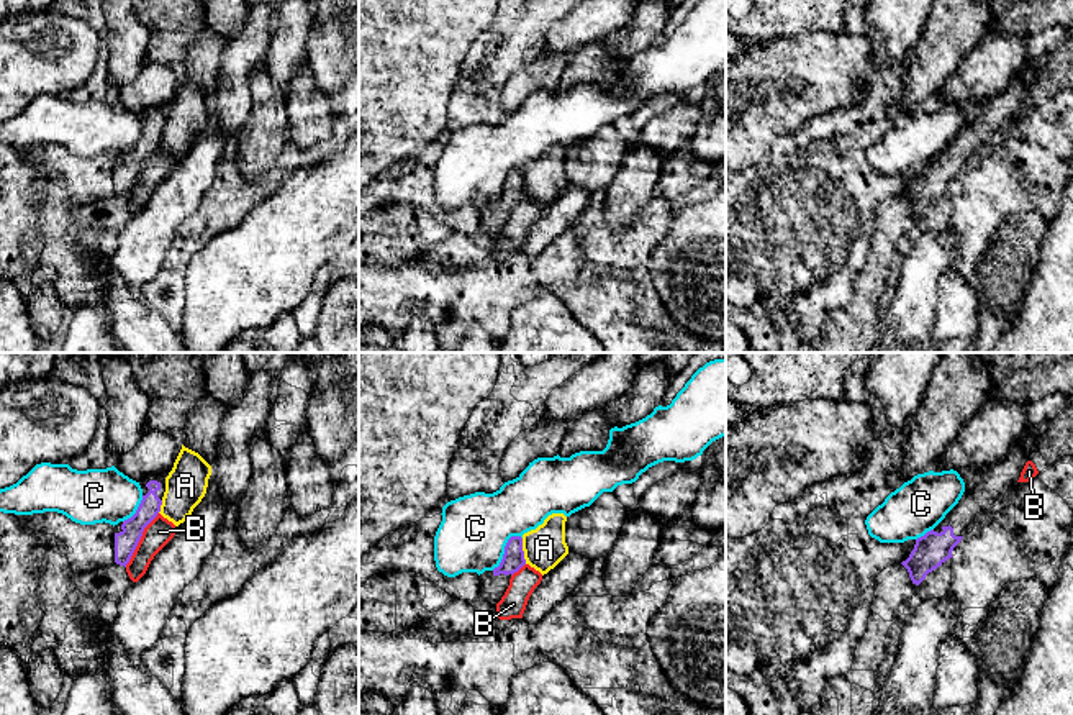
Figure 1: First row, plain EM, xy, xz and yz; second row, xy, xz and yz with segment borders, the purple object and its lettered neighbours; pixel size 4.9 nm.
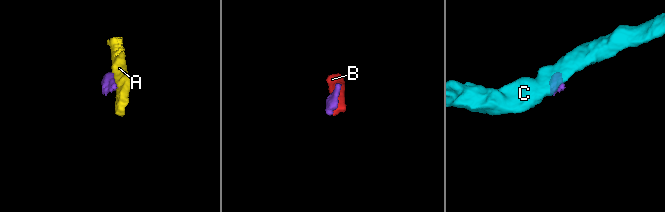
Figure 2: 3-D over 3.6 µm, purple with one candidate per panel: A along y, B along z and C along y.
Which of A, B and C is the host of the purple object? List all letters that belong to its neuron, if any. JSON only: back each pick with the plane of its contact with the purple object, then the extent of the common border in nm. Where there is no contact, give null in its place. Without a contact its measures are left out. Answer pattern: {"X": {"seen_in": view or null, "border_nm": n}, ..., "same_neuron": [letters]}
{"same_neuron": []}

